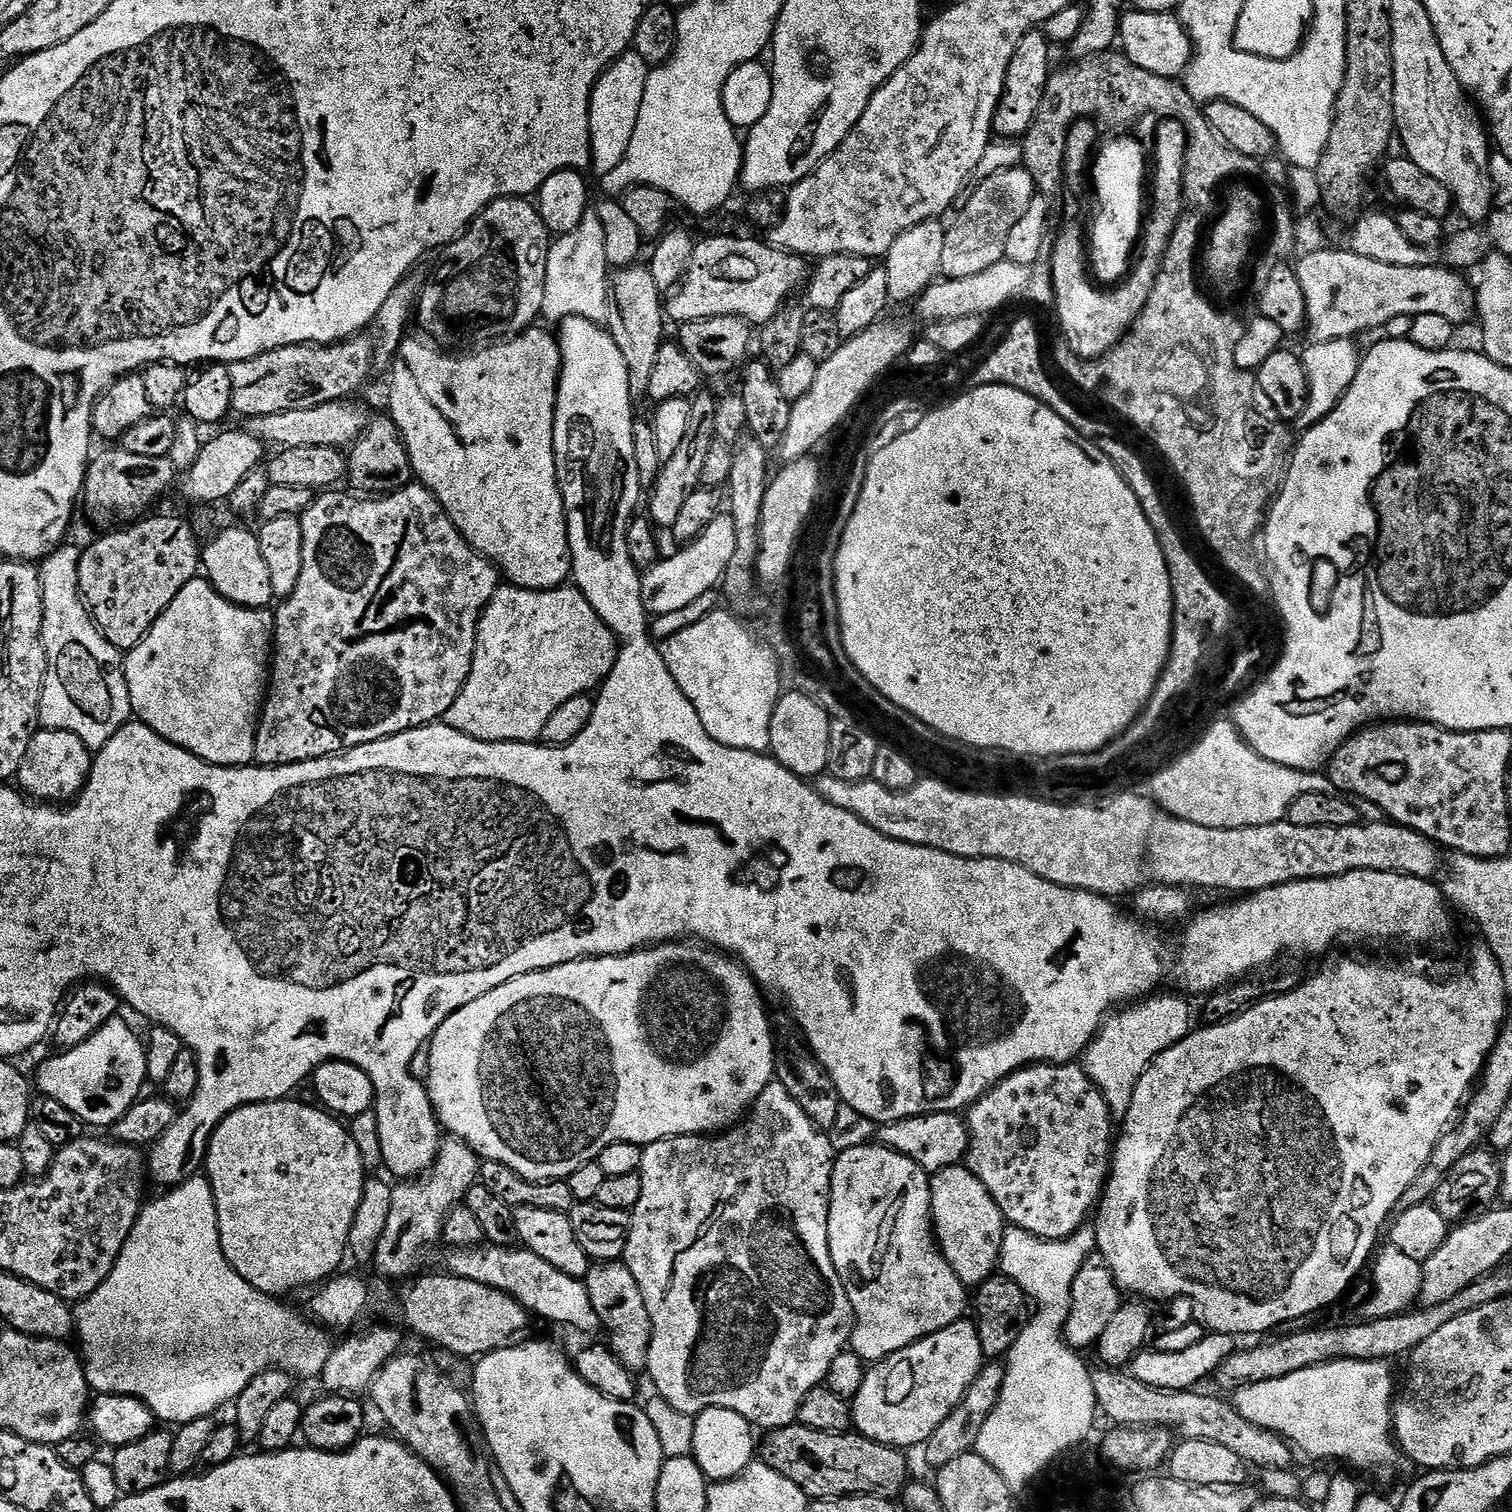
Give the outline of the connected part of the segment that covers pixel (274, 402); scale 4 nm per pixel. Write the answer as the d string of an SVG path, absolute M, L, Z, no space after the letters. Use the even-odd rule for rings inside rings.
M357 334L348 337L343 342L335 344L288 344L285 348L275 348L269 352L258 354L254 358L246 358L239 360L236 364L227 365L230 374L230 386L232 387L232 412L238 414L241 412L244 418L250 416L269 416L270 414L278 414L279 412L289 412L290 410L310 410L310 406L322 406L326 402L334 402L335 400L347 400L368 380L368 375L374 372L374 361L376 358L376 346L373 337L368 334Z

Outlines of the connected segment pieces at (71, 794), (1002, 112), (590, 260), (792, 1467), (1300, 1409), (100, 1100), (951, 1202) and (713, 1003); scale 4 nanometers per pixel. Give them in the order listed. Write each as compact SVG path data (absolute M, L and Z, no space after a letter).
M55 730L37 731L18 773L19 787L29 797L40 802L71 802L84 789L93 759L93 749L87 748L78 734Z
M1040 30L1026 33L1022 42L1018 42L1018 50L1014 50L1014 58L1010 58L1010 66L1006 70L1002 98L994 110L992 119L993 133L1001 141L1019 141L1030 130L1034 122L1034 114L1038 114L1038 106L1042 102L1043 88L1048 85L1050 75L1048 48L1050 49L1050 41Z
M588 211L574 230L553 243L546 262L546 294L542 316L559 322L577 316L603 325L608 319L610 265L606 258L606 234L595 211Z
M799 1422L777 1428L764 1444L762 1463L790 1478L812 1500L835 1500L838 1496L896 1498L910 1482L908 1460L903 1451L874 1442L855 1431L810 1430Z
M1335 1360L1322 1366L1314 1366L1310 1370L1298 1370L1298 1374L1286 1374L1286 1378L1278 1378L1270 1382L1258 1382L1245 1388L1239 1388L1234 1394L1236 1408L1246 1418L1246 1422L1254 1422L1254 1426L1260 1426L1271 1432L1278 1432L1285 1440L1293 1445L1308 1444L1308 1452L1312 1456L1317 1456L1320 1460L1328 1460L1331 1456L1338 1459L1348 1458L1354 1465L1366 1468L1374 1473L1384 1482L1390 1481L1398 1472L1398 1468L1404 1463L1403 1452L1395 1444L1392 1431L1392 1410L1394 1407L1394 1388L1392 1392L1392 1372L1389 1365L1382 1360Z
M124 1018L110 1019L77 1048L50 1057L41 1066L36 1080L34 1076L35 1087L40 1087L43 1095L54 1098L54 1102L62 1102L66 1110L74 1110L85 1125L111 1129L145 1091L148 1075L144 1045L145 1041L136 1037L135 1030Z
M967 1166L944 1168L941 1172L933 1172L930 1183L932 1185L932 1226L940 1252L946 1258L946 1262L950 1262L950 1270L958 1274L958 1278L965 1286L985 1284L997 1271L1004 1241L1006 1221L1002 1210L998 1210L998 1202L990 1198L990 1190L982 1186L980 1179Z
M688 938L654 944L639 952L627 952L625 956L585 958L522 974L474 998L474 1002L462 1006L438 1026L429 1043L428 1097L445 1133L470 1145L477 1156L502 1162L527 1180L563 1180L578 1170L578 1166L599 1160L602 1150L614 1146L614 1142L647 1146L671 1136L720 1134L751 1109L758 1094L773 1083L776 1075L778 1048L776 1052L776 1040L772 1037L772 1024L768 1021L763 998L760 985L739 960Z

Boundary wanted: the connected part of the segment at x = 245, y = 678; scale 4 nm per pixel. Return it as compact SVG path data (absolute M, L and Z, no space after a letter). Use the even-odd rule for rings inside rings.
M197 576L178 592L170 606L156 619L154 626L124 656L124 673L126 686L130 690L130 702L135 719L139 723L150 726L162 738L171 744L185 748L190 754L202 758L208 764L220 764L223 768L243 768L251 765L256 759L256 728L259 724L261 711L264 707L264 698L270 683L270 659L275 637L275 613L268 608L244 608L228 599L222 598L209 581L202 576Z

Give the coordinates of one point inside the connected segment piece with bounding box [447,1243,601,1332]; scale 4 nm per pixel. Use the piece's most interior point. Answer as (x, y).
(543, 1291)

